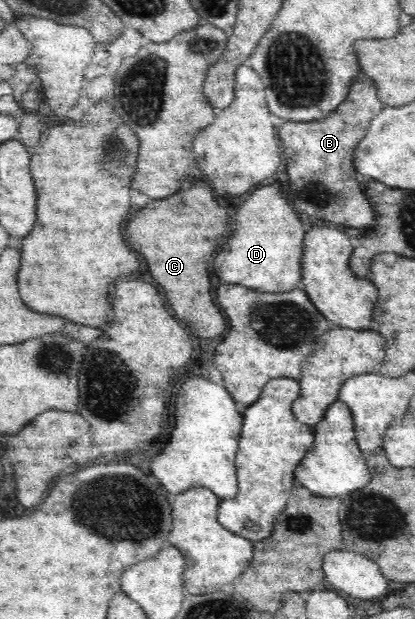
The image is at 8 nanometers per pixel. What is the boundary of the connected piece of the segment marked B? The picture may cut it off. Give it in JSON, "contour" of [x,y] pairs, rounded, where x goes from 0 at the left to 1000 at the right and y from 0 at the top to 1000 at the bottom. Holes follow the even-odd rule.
{"contour":[[[892,126],[858,132],[814,174],[776,194],[689,195],[675,207],[684,252],[699,284],[699,326],[752,352],[843,368],[882,368],[901,359],[901,339],[872,310],[853,275],[853,239],[882,220],[892,194],[916,184],[920,165]],[[752,320],[752,323],[733,323]],[[814,346],[814,349],[810,349]]]}

